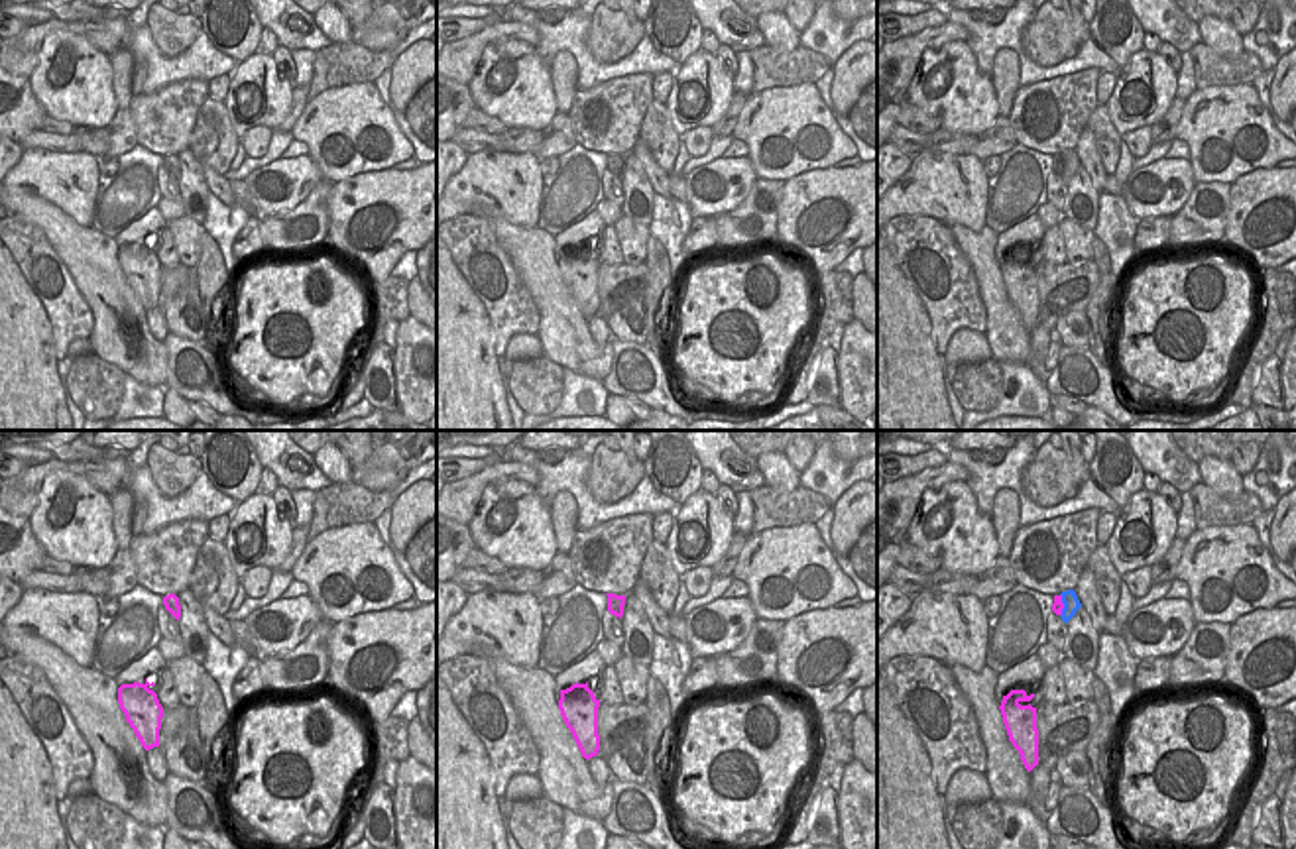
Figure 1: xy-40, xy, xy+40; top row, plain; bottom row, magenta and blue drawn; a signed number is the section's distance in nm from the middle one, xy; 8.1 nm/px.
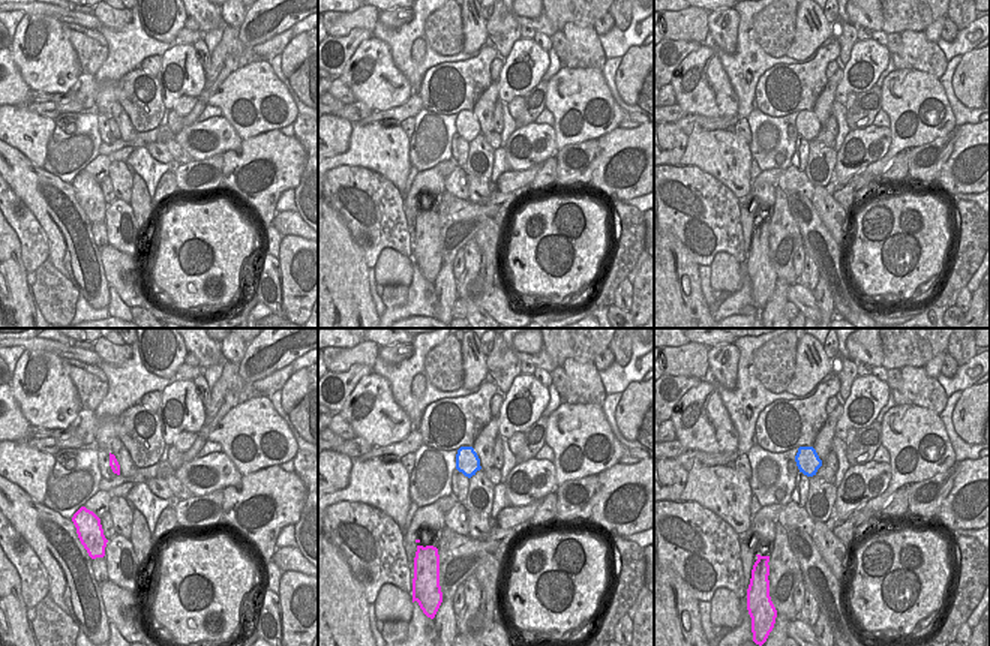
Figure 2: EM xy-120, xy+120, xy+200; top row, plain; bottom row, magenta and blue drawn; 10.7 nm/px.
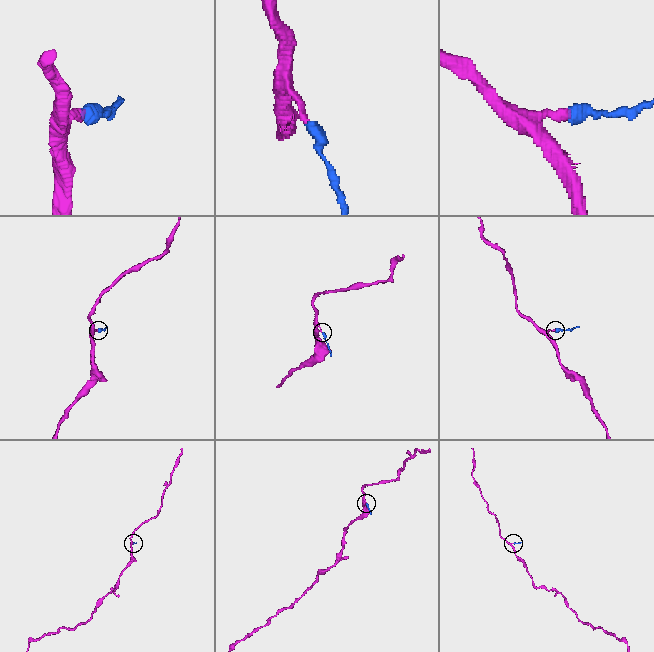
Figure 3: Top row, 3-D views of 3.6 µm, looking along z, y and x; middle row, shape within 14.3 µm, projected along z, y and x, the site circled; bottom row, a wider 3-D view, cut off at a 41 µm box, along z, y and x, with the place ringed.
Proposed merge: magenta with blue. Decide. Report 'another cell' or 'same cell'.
same cell

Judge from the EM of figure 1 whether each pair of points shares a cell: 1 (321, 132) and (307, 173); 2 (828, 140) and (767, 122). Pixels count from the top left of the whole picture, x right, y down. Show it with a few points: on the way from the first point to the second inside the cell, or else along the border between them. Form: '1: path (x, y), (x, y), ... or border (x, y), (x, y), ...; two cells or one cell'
1: border (307, 156), (323, 177); two cells
2: path (813, 140), (783, 126); one cell

